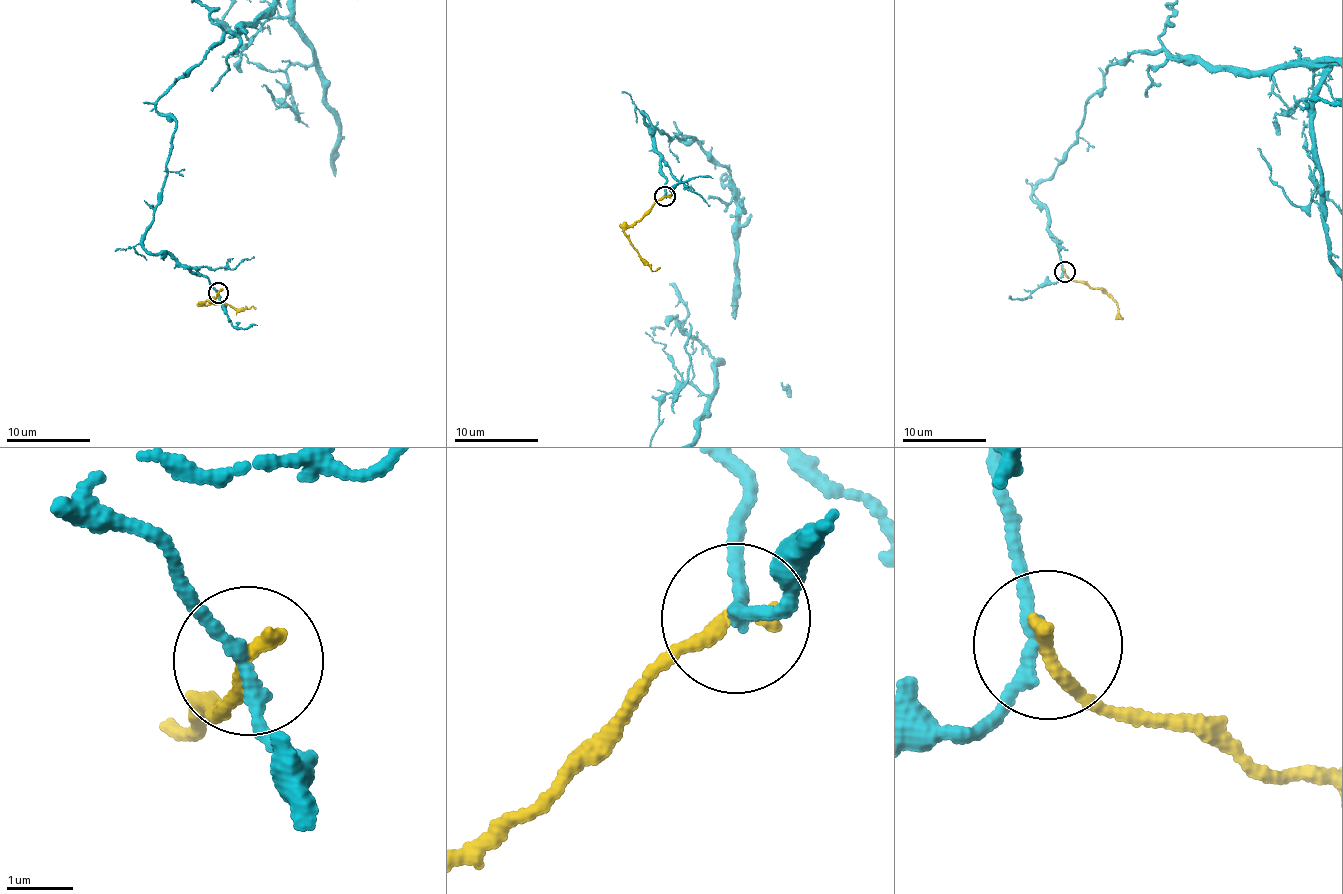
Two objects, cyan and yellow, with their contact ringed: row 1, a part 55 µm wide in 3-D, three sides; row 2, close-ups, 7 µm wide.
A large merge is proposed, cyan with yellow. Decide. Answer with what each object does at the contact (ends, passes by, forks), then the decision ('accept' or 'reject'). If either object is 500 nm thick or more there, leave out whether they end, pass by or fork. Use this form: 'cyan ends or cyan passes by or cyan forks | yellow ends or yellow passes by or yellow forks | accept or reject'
cyan passes by | yellow ends | reject

